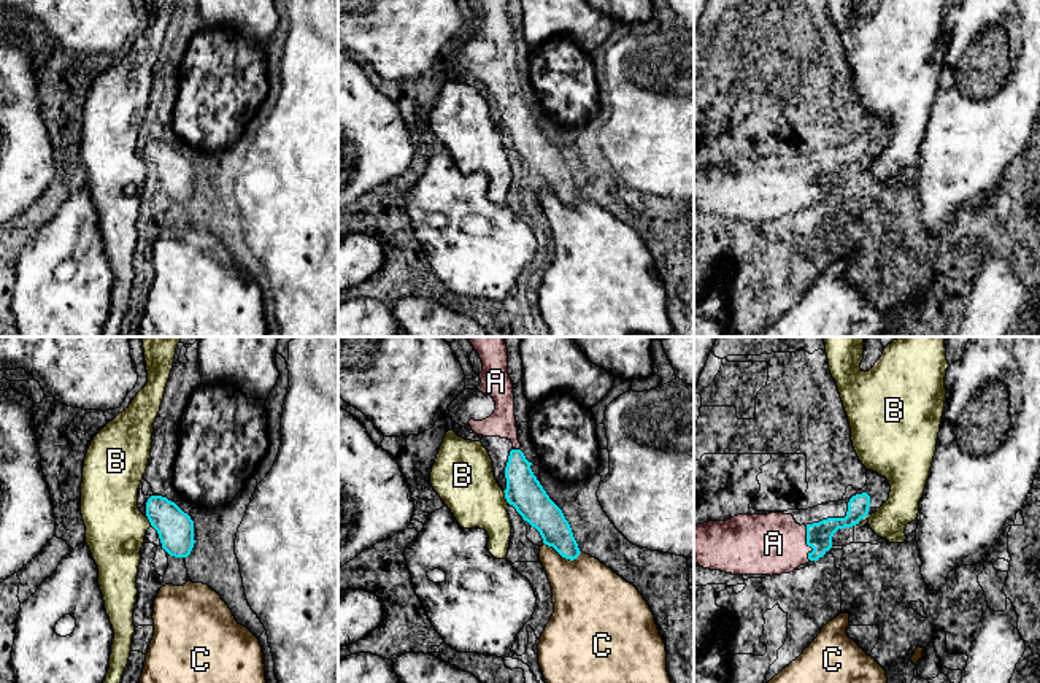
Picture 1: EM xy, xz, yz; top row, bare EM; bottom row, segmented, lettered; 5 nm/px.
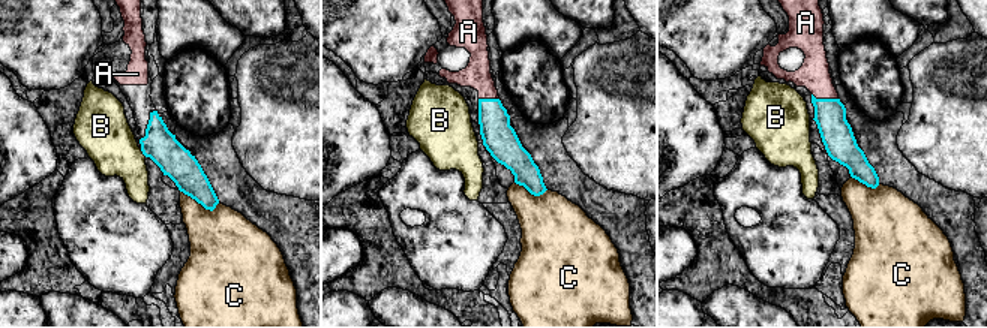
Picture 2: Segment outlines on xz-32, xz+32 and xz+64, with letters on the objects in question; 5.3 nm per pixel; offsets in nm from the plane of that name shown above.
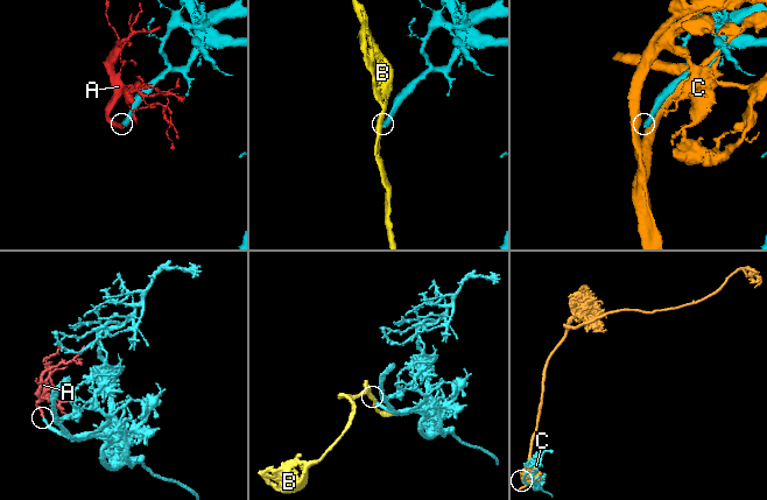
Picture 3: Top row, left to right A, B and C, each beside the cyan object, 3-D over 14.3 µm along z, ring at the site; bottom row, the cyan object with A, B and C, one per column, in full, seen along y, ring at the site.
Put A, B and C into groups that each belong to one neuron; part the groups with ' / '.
A / B / C

